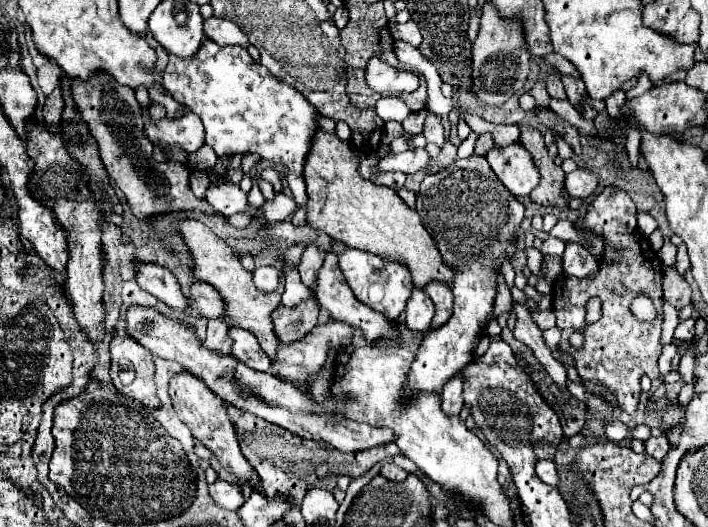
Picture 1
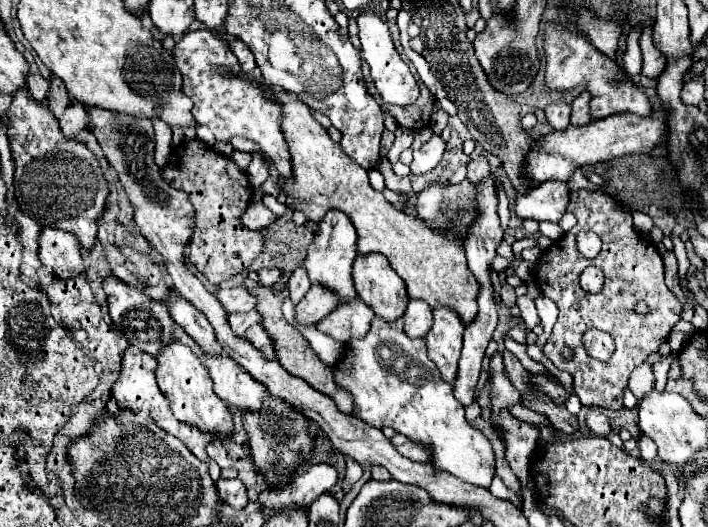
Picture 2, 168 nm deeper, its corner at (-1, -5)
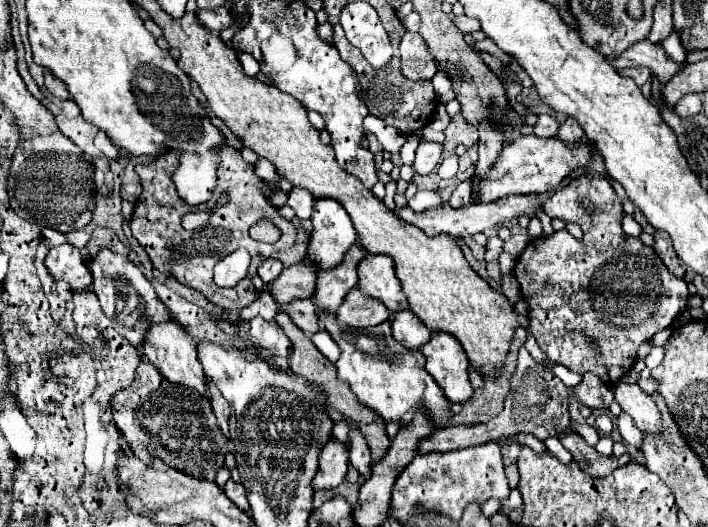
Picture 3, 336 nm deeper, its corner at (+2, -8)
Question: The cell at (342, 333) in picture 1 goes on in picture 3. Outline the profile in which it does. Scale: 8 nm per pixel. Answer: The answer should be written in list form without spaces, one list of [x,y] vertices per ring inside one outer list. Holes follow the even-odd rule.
[[[354,287],[338,307],[338,323],[350,327],[374,327],[382,321],[390,321],[392,313],[378,301]]]

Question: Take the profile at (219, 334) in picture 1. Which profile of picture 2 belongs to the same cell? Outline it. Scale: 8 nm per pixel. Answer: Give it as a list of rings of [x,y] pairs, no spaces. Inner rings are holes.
[[[251,310],[247,314],[229,314],[229,326],[231,326],[231,330],[235,334],[241,334],[241,336],[245,334],[245,330],[249,326],[259,324],[259,322],[261,322],[261,316],[255,310]]]

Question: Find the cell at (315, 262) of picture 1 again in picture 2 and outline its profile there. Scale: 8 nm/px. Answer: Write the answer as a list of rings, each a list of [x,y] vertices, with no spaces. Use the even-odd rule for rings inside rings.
[[[297,266],[295,272],[289,278],[289,296],[291,296],[291,300],[297,304],[309,292],[309,288],[311,288],[311,282],[305,274],[305,268]]]

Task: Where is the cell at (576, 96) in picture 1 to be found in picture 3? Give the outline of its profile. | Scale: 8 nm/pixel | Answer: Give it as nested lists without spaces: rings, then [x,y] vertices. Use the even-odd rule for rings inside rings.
[[[568,117],[566,123],[560,125],[560,129],[558,129],[558,139],[564,141],[566,145],[574,145],[574,143],[578,143],[578,141],[584,139],[584,133],[582,133],[580,125],[576,123],[576,119]]]

